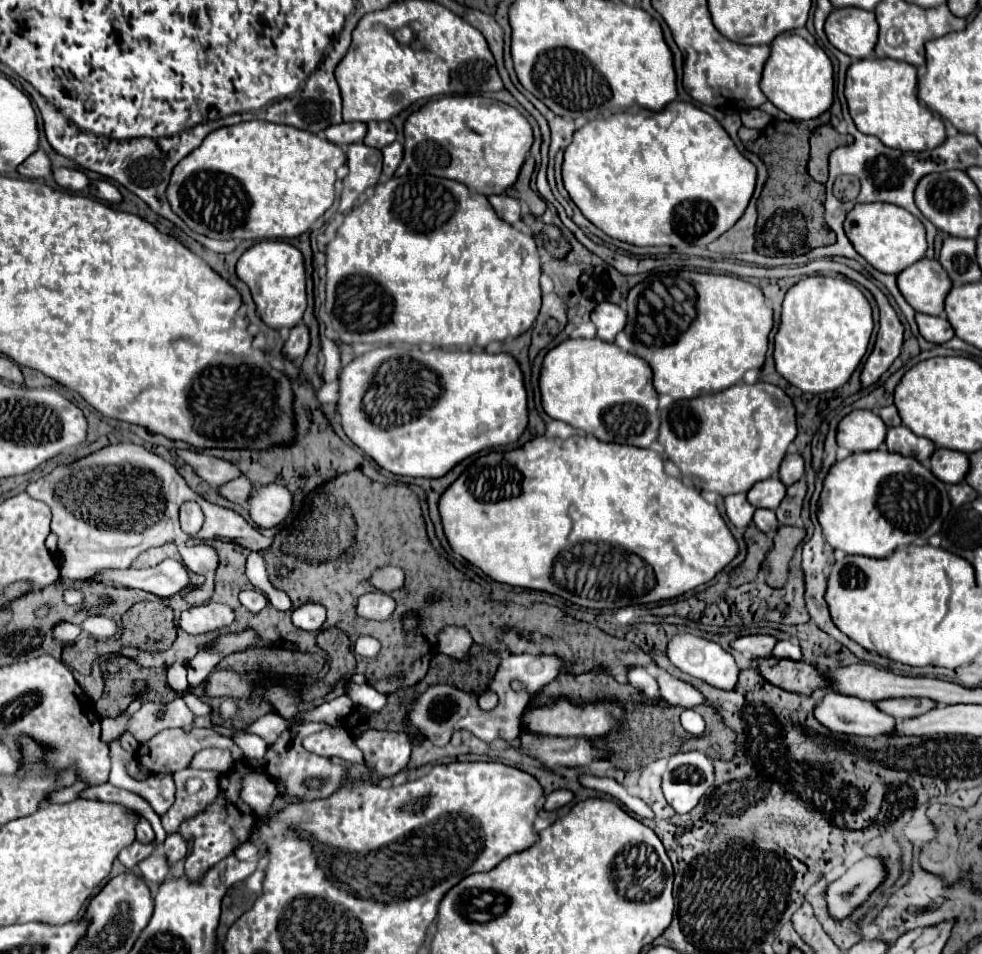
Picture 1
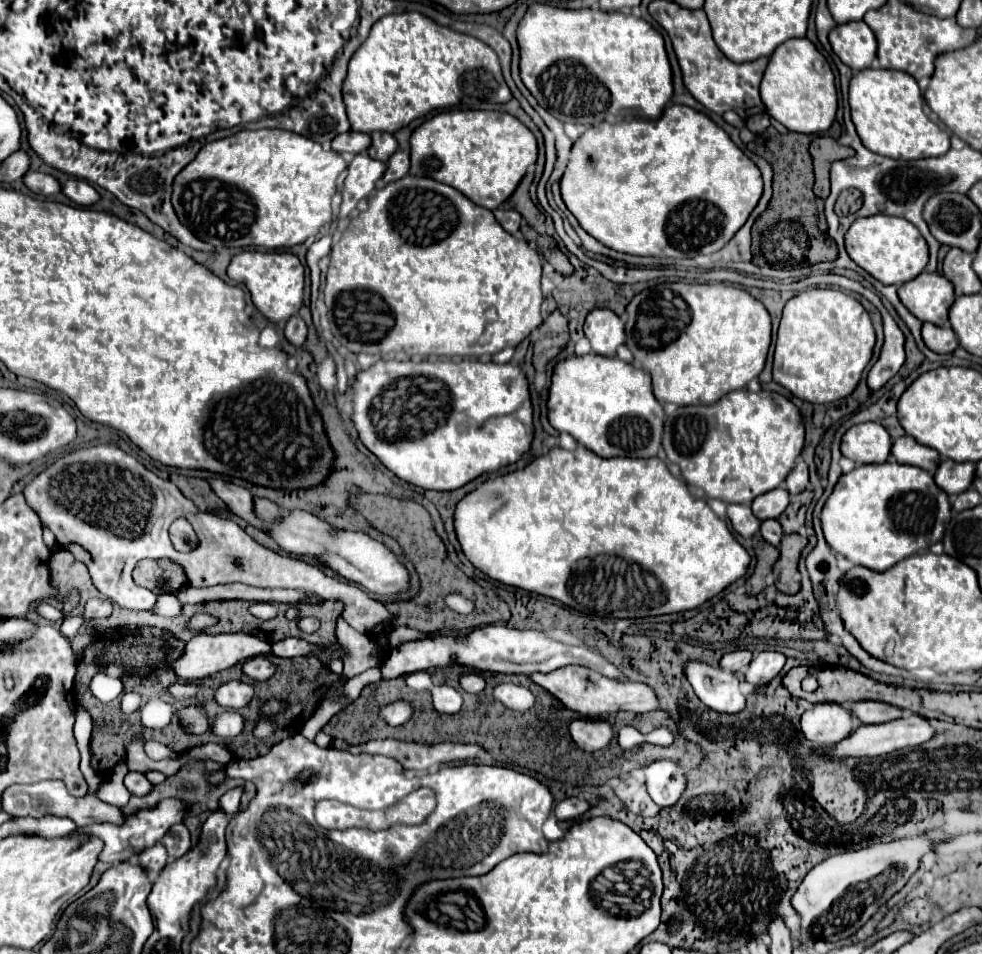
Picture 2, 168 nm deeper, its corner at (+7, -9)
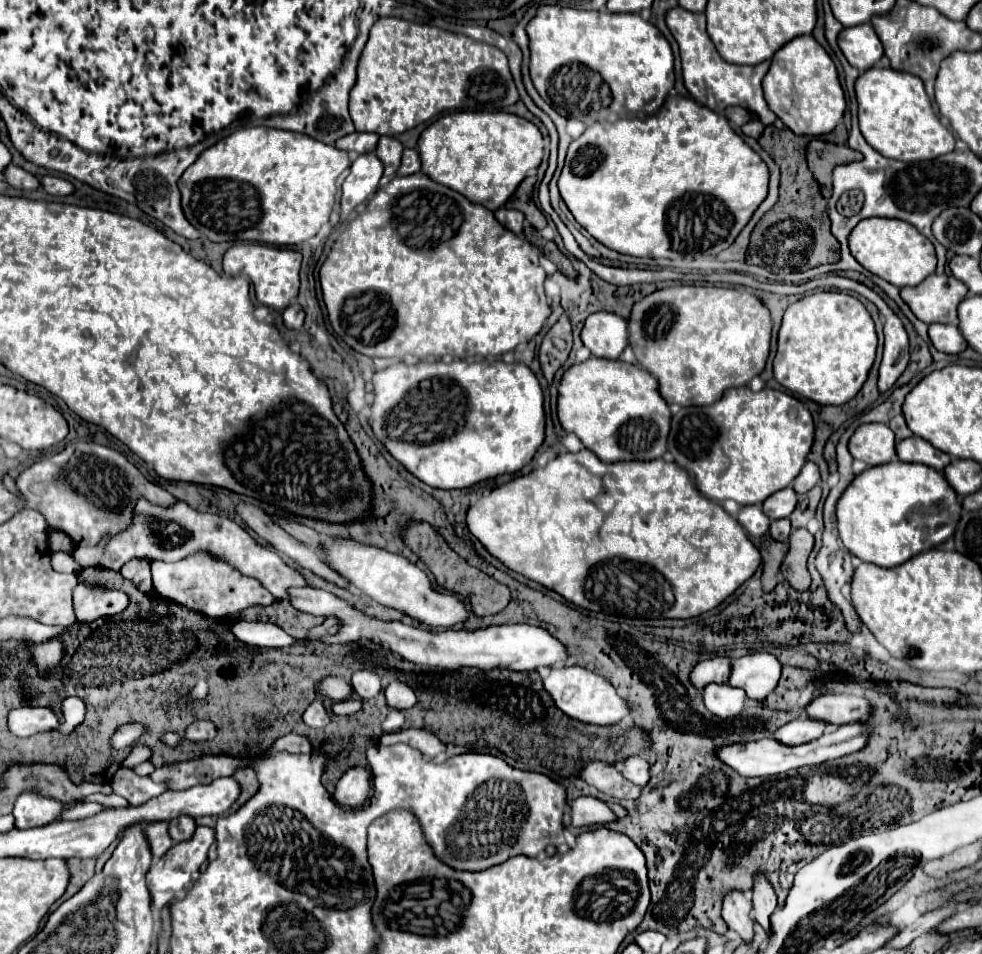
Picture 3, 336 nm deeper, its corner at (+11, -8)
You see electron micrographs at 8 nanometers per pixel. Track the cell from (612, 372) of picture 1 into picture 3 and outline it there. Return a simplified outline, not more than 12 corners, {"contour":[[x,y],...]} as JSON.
{"contour":[[573,364],[557,418],[603,462],[667,450],[669,406],[637,364]]}

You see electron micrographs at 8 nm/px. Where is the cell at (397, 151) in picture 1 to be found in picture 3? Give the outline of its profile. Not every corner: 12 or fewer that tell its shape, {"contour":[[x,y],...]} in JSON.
{"contour":[[403,150],[397,176],[421,170],[417,150]]}

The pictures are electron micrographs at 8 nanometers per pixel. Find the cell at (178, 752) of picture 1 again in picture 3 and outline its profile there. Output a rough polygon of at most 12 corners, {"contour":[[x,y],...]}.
{"contour":[[143,744],[133,746],[123,764],[135,768],[151,758],[151,750]]}

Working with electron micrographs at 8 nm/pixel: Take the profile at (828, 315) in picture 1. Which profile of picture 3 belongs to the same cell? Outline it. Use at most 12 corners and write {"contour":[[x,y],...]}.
{"contour":[[845,292],[783,316],[775,380],[845,404],[867,380],[877,334]]}

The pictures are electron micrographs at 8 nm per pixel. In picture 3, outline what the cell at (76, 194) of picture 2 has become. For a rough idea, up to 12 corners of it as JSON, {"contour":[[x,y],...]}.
{"contour":[[45,176],[43,188],[55,196],[73,194],[73,184],[59,176]]}

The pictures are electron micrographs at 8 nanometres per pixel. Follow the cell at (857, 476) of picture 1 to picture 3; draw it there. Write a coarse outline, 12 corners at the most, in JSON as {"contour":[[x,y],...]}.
{"contour":[[863,470],[835,504],[843,546],[893,568],[953,536],[945,476]]}

